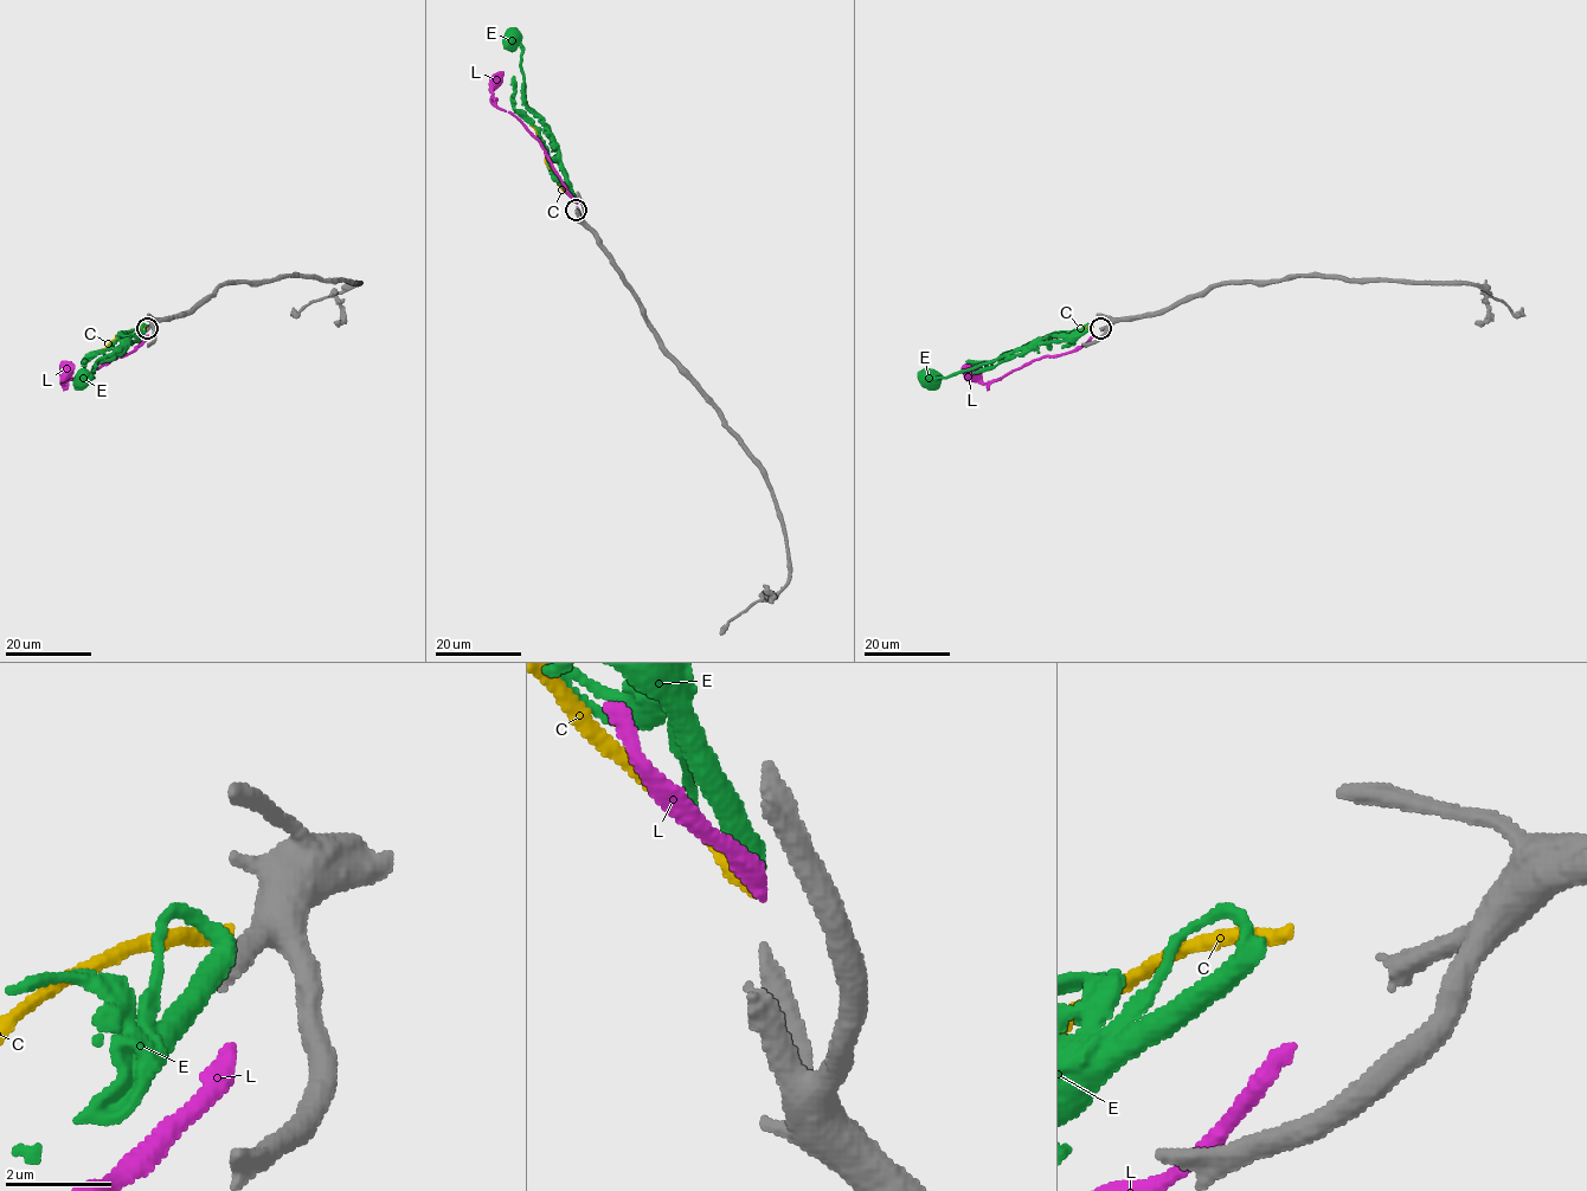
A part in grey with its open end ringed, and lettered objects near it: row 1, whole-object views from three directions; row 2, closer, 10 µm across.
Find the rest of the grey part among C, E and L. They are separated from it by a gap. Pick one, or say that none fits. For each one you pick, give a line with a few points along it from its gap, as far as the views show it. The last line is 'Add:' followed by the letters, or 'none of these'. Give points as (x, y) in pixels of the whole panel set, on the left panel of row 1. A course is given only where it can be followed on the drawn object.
E: course (147, 327), (136, 340), (97, 361), (92, 377), (82, 377)
Add: E

